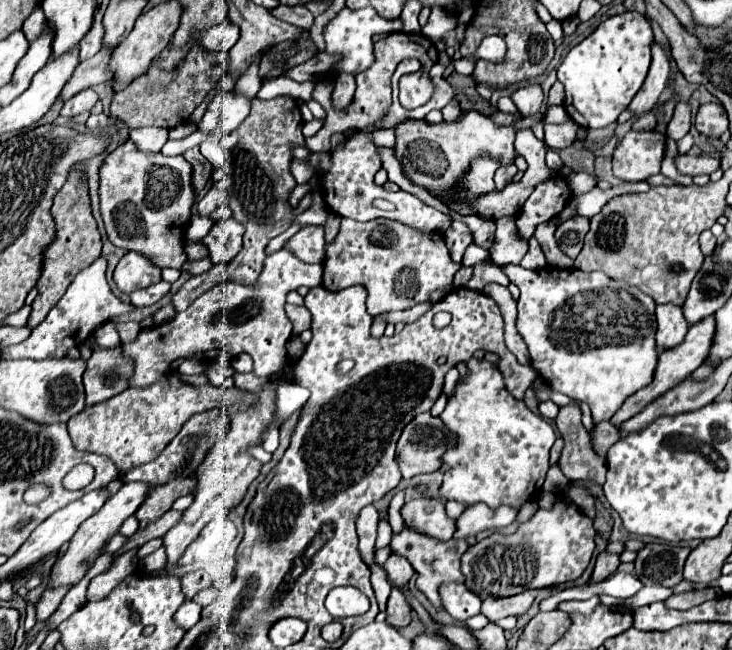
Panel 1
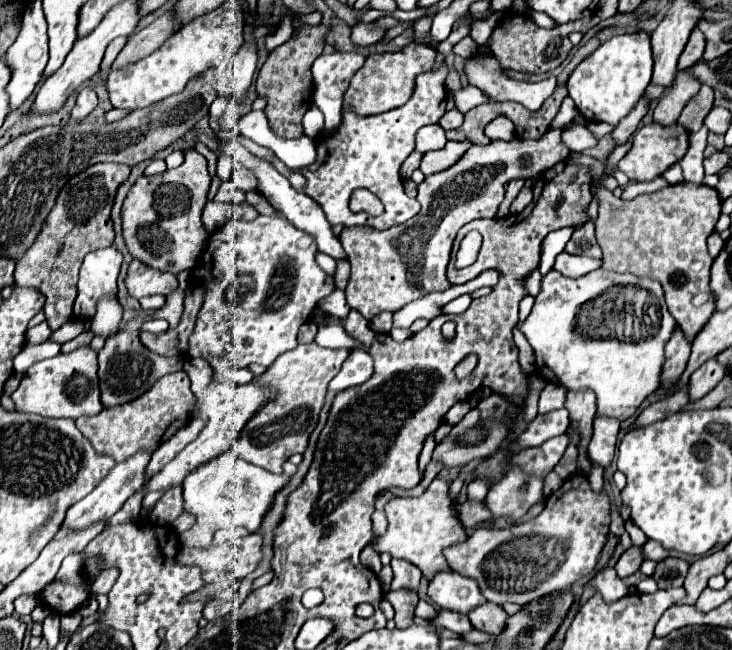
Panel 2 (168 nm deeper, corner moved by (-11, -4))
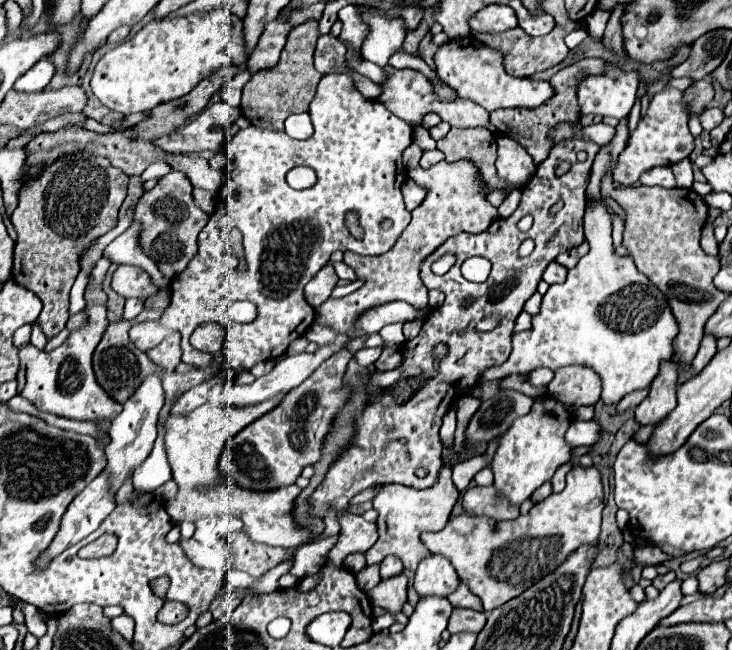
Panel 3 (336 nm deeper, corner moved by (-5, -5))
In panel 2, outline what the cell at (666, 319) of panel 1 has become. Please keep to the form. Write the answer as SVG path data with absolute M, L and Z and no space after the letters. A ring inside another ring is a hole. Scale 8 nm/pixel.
M676 327L676 331L672 333L672 339L666 343L666 363L664 363L664 375L660 381L662 387L670 387L672 383L678 381L690 357L690 347L692 345L684 335L684 331Z

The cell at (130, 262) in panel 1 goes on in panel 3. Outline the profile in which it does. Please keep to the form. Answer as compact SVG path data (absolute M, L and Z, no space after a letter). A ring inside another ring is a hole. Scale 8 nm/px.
M118 266L112 276L112 290L124 298L140 300L160 292L158 288L154 288L150 276L138 266Z

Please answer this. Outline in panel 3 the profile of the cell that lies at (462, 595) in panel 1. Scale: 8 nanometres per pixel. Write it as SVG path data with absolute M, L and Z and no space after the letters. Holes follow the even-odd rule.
M430 554L416 568L414 588L420 596L448 596L456 590L460 578L452 562L440 554Z

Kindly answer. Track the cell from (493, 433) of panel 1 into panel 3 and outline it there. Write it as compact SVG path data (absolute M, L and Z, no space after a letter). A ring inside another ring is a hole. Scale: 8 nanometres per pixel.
M588 420L588 422L572 422L568 432L566 432L566 440L572 446L582 446L582 444L596 444L600 440L600 424L596 420Z

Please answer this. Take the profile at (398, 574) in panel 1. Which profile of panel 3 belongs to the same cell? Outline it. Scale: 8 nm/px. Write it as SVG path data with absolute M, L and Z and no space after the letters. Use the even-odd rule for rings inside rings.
M386 556L386 558L380 562L380 576L382 576L382 578L396 576L398 572L402 572L402 562L400 562L396 556Z

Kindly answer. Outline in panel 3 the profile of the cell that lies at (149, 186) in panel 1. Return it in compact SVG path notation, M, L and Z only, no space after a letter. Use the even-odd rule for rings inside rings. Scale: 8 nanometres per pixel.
M172 170L160 182L150 190L144 192L136 212L134 220L142 220L142 250L158 264L160 272L172 280L182 272L190 258L198 252L198 234L208 222L208 214L204 214L192 200L192 184L186 178L186 174Z

